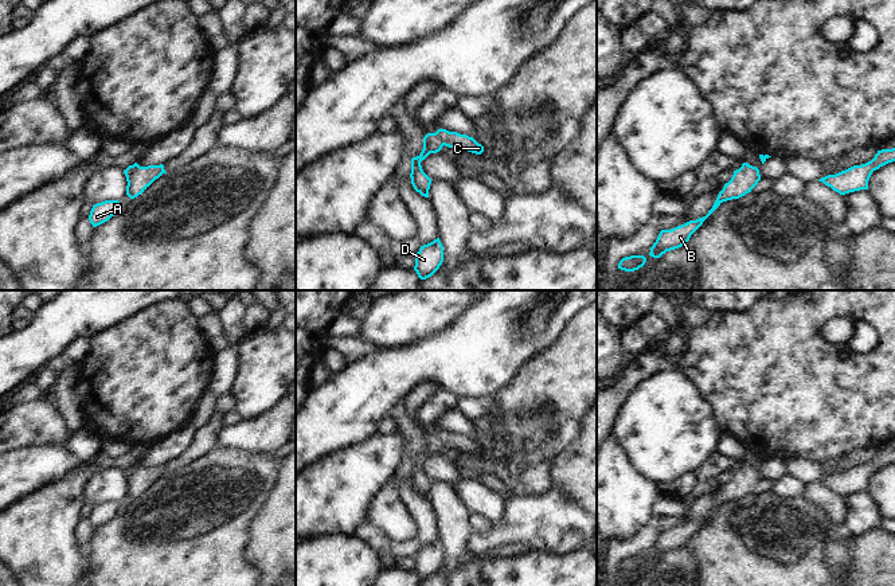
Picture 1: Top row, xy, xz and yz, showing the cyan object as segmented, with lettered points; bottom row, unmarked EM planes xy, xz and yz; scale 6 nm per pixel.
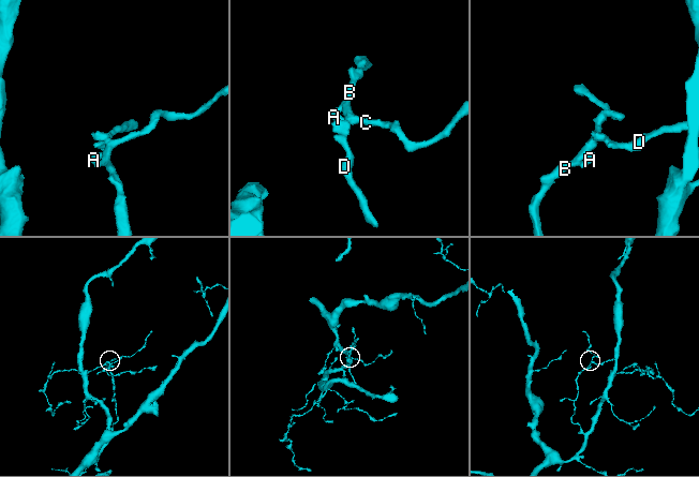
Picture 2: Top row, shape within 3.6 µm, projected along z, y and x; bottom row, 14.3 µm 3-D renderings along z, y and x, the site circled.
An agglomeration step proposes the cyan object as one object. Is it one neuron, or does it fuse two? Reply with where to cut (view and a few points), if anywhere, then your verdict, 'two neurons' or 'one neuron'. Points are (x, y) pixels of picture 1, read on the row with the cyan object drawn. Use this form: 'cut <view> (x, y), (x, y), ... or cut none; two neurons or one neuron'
cut none; one neuron

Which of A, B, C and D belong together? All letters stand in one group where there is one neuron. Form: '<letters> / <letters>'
A B C D

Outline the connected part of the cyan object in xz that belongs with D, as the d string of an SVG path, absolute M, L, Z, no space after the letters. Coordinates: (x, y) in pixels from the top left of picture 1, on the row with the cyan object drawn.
M437 238L433 242L421 246L419 251L415 255L414 270L421 280L426 280L439 269L442 262L443 246L439 238Z

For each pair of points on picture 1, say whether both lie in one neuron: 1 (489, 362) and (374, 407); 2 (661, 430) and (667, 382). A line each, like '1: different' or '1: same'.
1: same
2: same

